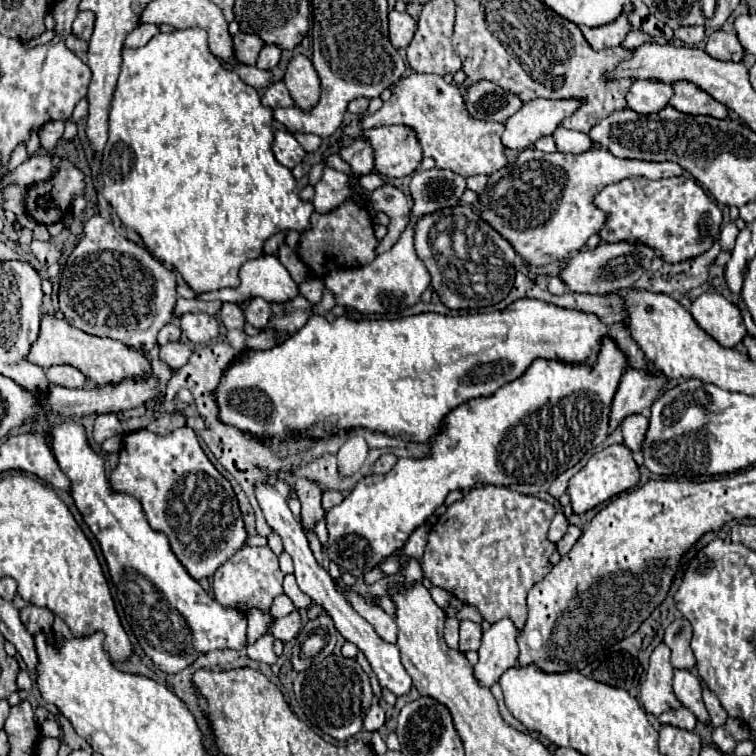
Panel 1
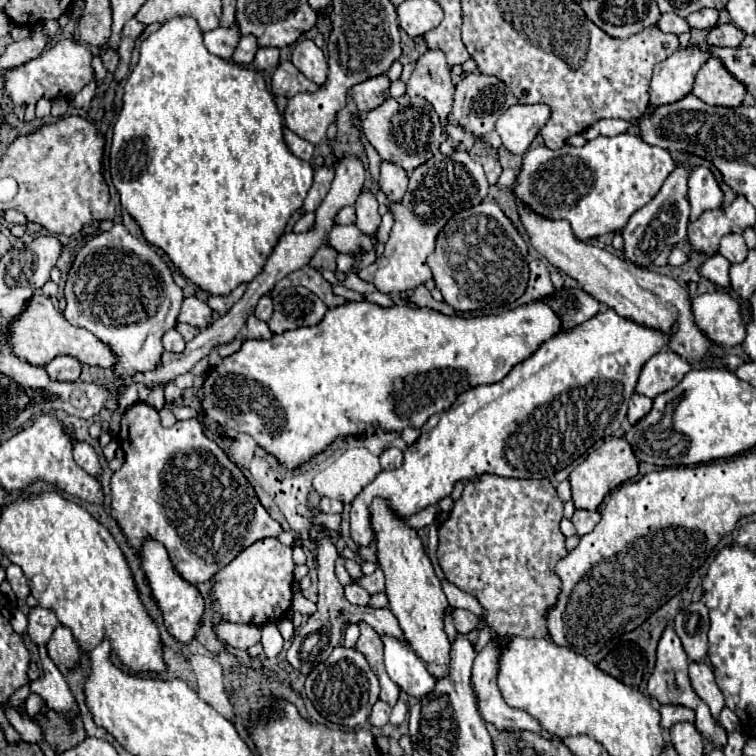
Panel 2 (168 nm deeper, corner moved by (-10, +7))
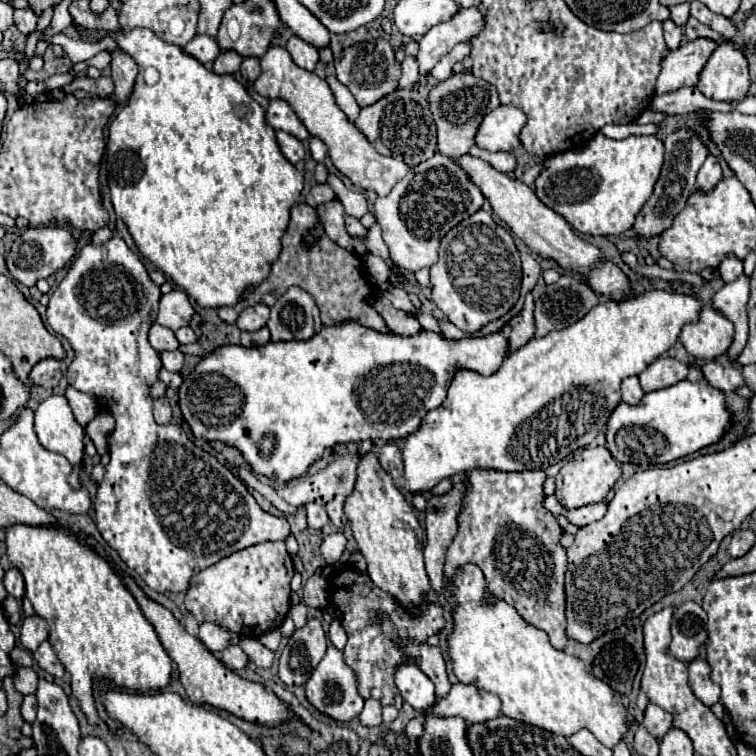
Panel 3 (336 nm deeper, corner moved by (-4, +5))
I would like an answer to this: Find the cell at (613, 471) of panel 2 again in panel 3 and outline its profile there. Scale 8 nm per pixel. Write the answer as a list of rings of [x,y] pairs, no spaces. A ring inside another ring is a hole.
[[[584,447],[572,453],[568,463],[558,471],[556,475],[556,499],[560,501],[562,507],[572,509],[572,507],[584,507],[588,503],[600,503],[606,499],[608,491],[614,487],[614,483],[620,479],[622,469],[610,455],[606,447]]]

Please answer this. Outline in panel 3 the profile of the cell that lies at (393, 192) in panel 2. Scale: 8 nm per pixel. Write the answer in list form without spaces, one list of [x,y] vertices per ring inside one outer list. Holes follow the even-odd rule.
[[[270,45],[268,51],[260,57],[260,65],[262,65],[262,75],[254,81],[252,85],[254,91],[268,99],[288,101],[298,119],[308,129],[308,133],[312,137],[318,137],[328,147],[328,155],[334,167],[342,175],[346,175],[356,187],[364,191],[370,189],[378,197],[386,197],[392,191],[392,187],[408,173],[410,167],[406,163],[394,157],[384,157],[372,147],[372,143],[362,135],[362,131],[358,131],[358,127],[352,121],[348,121],[346,113],[338,107],[330,85],[324,79],[320,79],[316,73],[298,67],[284,47]]]

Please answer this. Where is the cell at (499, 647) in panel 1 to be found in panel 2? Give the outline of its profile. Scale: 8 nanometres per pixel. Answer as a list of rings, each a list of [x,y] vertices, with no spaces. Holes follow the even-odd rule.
[[[498,635],[498,637],[492,637],[492,639],[488,641],[488,645],[486,645],[486,647],[476,655],[476,659],[474,659],[472,687],[474,687],[474,695],[476,695],[476,699],[478,699],[478,711],[480,711],[480,715],[484,717],[486,723],[492,723],[492,725],[498,727],[498,729],[528,729],[528,731],[534,731],[534,733],[538,733],[546,739],[557,738],[556,735],[544,730],[536,719],[530,717],[526,711],[512,709],[512,707],[504,701],[504,697],[502,697],[502,693],[500,693],[500,689],[498,689],[498,685],[496,685],[496,661],[500,661],[500,649],[504,649],[506,643],[508,643],[508,637],[500,637],[500,635]]]

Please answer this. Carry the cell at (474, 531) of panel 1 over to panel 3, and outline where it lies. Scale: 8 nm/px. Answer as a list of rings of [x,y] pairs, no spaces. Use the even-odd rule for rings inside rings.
[[[474,469],[470,471],[470,491],[464,499],[464,509],[460,511],[460,531],[454,537],[446,553],[444,573],[448,579],[454,577],[456,569],[466,563],[476,563],[488,583],[488,593],[514,605],[522,619],[548,633],[550,643],[556,649],[568,645],[566,635],[566,593],[564,593],[564,573],[566,573],[566,549],[560,545],[560,525],[556,517],[542,507],[542,483],[546,479],[544,471],[490,471]]]

